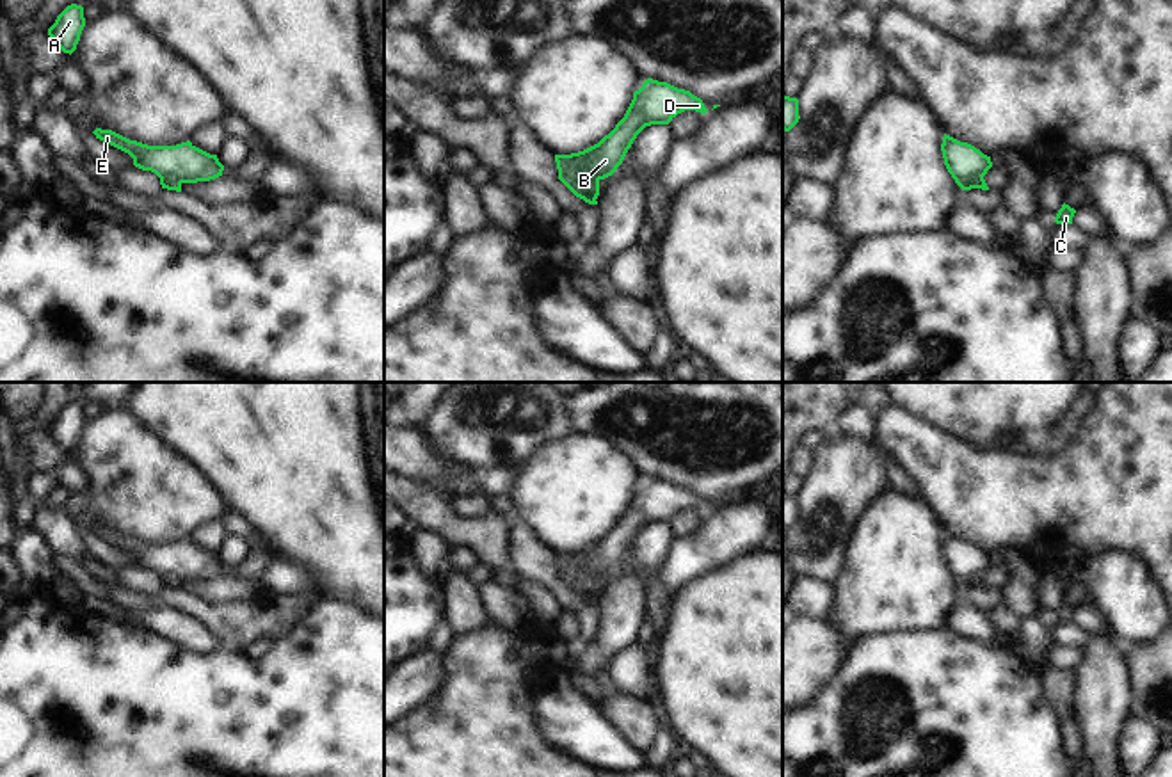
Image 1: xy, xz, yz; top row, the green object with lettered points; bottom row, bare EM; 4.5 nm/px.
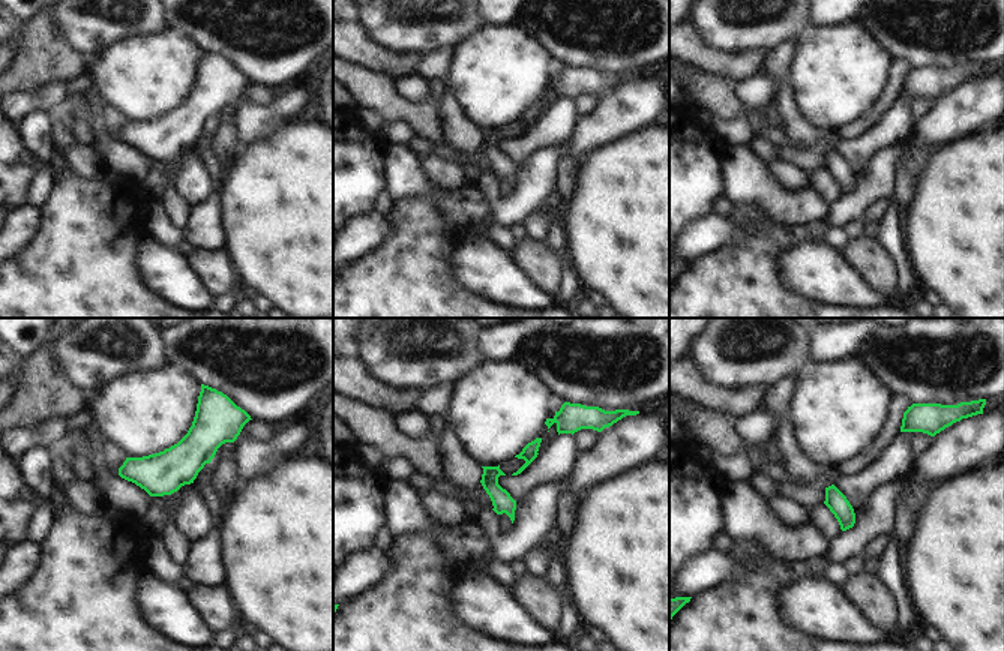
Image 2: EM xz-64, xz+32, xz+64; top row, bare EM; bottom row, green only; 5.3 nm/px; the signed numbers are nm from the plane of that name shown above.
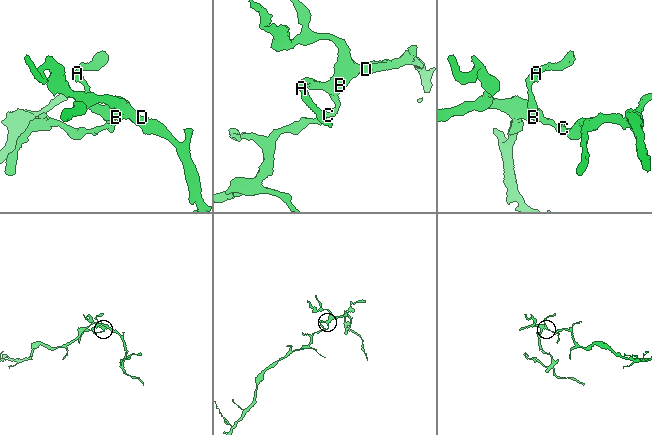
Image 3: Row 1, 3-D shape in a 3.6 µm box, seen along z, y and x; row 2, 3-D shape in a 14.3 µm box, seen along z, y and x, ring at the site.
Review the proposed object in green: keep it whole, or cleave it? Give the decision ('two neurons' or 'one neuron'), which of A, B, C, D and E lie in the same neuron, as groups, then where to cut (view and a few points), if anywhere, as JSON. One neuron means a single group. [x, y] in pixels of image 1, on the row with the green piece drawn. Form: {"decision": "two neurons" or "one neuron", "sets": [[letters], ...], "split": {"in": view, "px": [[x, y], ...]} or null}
{"decision": "two neurons", "sets": [["A", "B", "D", "E"], ["C"]], "split": {"in": "xz", "px": [[559, 171], [566, 169], [573, 176], [573, 184], [594, 200]]}}

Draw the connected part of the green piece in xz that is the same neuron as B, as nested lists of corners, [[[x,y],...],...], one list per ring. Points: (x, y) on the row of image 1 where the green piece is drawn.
[[[647,78],[633,92],[633,100],[615,128],[583,151],[555,155],[557,169],[558,172],[567,169],[574,176],[574,187],[598,199],[599,181],[617,171],[637,135],[646,126],[669,124],[685,110],[708,112],[702,100],[690,91]]]

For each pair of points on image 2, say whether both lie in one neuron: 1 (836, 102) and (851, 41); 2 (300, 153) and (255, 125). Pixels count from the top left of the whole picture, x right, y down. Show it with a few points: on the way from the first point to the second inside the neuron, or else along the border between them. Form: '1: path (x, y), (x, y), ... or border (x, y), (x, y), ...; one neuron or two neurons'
1: path (836, 87), (836, 74), (845, 65), (847, 56); one neuron
2: border (296, 120), (275, 128), (240, 152); two neurons

